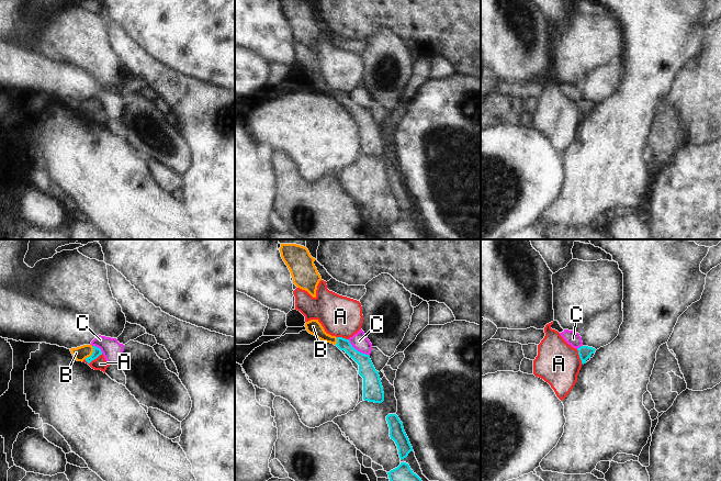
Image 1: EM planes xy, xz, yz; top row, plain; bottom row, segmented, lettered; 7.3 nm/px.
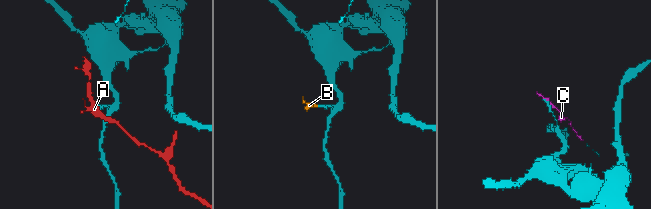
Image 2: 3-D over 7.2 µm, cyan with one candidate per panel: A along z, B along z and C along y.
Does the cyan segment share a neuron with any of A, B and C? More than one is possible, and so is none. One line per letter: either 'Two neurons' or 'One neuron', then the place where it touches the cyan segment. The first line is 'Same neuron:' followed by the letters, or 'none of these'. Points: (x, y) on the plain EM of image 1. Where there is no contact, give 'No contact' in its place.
Same neuron: B
A: Two neurons. Touches cyan at xy (93, 113)
B: One neuron. Touches cyan at xy (92, 108)
C: Two neurons. Touches cyan at xz (357, 104)

